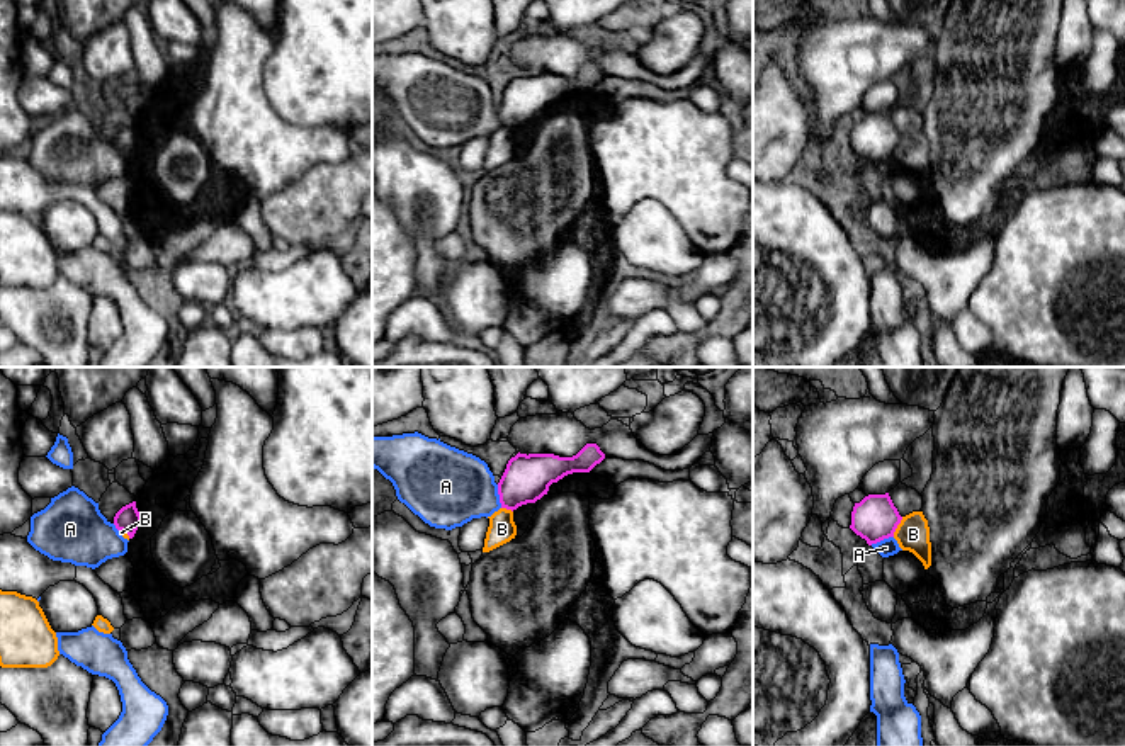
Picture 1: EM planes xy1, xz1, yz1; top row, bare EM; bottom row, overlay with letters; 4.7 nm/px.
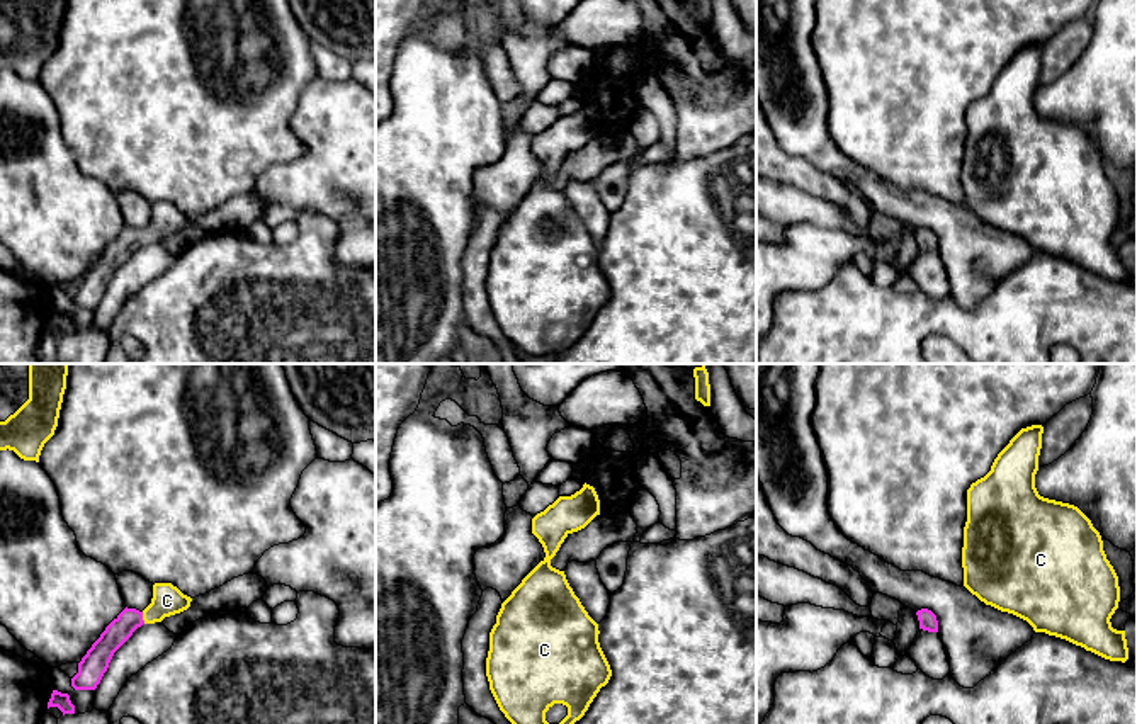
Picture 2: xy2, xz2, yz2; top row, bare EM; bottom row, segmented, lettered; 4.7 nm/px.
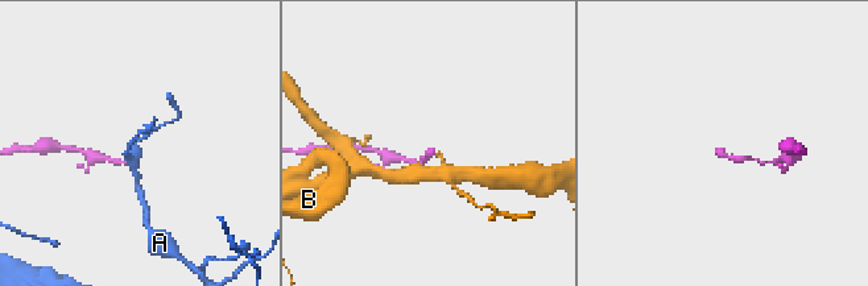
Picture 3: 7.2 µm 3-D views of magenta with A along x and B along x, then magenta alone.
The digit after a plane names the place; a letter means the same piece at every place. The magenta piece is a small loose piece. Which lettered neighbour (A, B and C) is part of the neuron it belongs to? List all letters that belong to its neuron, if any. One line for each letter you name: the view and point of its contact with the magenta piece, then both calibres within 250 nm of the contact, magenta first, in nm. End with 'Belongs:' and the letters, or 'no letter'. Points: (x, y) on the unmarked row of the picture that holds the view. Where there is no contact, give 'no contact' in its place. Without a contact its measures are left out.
C: contact xy2 (141, 237); calibres 110 and 150 nm
Belongs: C

